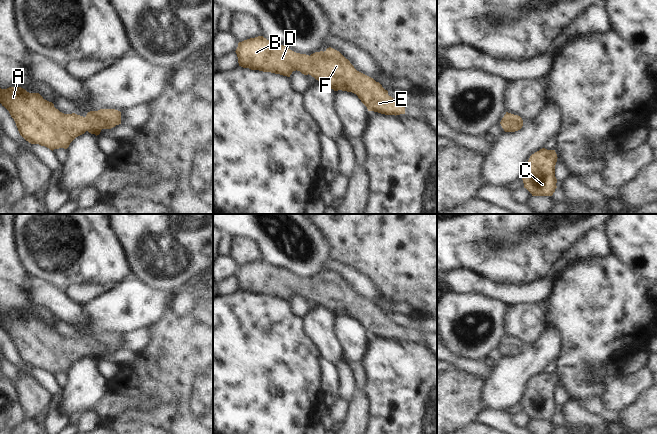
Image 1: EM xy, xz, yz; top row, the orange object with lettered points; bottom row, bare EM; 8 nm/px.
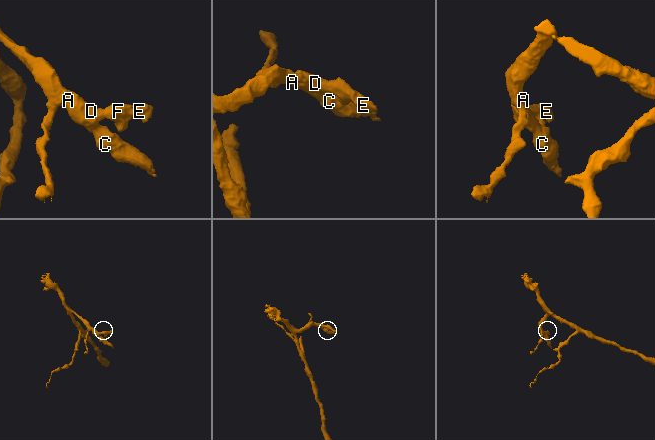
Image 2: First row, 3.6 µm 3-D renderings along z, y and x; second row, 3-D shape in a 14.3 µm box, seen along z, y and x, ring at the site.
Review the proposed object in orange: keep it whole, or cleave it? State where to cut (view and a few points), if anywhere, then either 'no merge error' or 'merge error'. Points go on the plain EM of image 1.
no cut; no merge error

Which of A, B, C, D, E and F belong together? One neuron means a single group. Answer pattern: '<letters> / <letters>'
A B C D E F

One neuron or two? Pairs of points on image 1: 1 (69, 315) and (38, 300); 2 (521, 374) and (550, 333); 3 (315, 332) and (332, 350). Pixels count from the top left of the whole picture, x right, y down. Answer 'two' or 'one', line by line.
1: one
2: one
3: one

